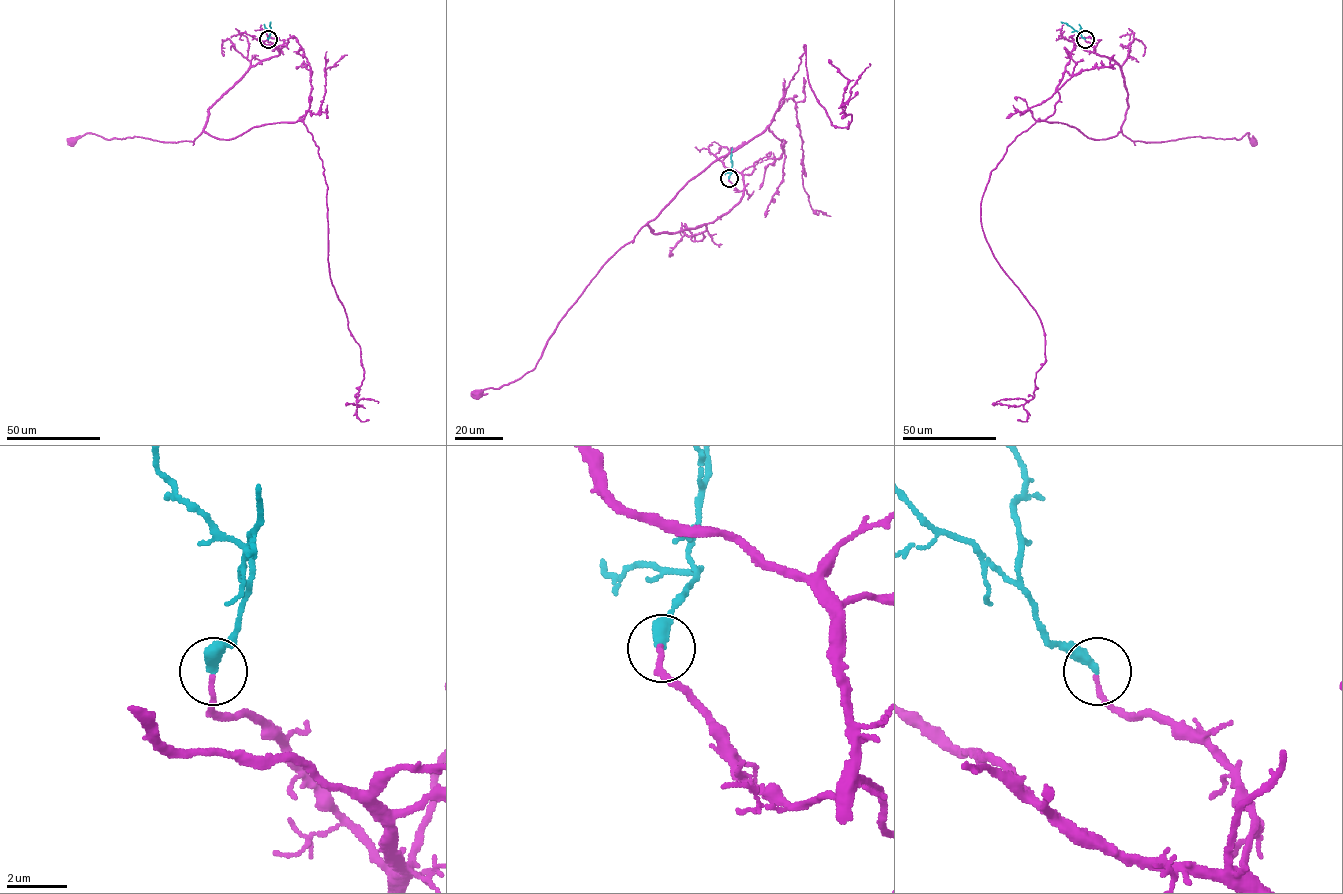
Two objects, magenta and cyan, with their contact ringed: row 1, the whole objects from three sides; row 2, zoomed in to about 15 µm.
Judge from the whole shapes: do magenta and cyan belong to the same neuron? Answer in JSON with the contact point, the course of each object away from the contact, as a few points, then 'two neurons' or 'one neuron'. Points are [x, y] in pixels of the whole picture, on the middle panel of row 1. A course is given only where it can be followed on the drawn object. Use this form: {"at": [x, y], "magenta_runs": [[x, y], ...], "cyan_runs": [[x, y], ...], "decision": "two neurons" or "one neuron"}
{"at": [729, 178], "magenta_runs": [[728, 178], [743, 191], [728, 211], [673, 233], [654, 233], [646, 224], [562, 318], [536, 366], [477, 394]], "cyan_runs": [[728, 178], [731, 147]], "decision": "one neuron"}

